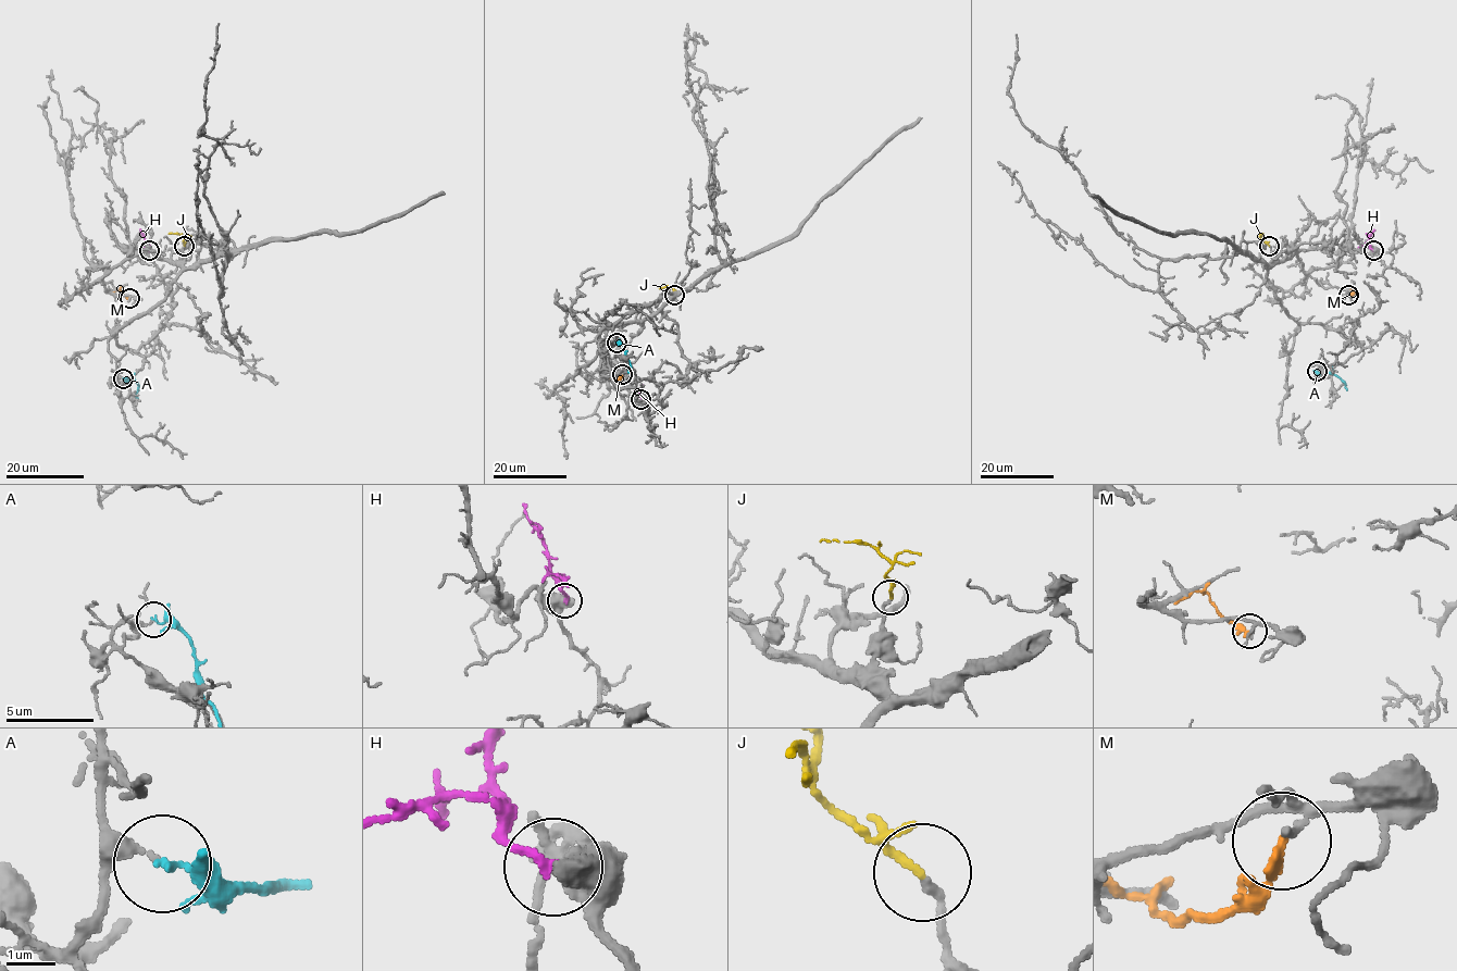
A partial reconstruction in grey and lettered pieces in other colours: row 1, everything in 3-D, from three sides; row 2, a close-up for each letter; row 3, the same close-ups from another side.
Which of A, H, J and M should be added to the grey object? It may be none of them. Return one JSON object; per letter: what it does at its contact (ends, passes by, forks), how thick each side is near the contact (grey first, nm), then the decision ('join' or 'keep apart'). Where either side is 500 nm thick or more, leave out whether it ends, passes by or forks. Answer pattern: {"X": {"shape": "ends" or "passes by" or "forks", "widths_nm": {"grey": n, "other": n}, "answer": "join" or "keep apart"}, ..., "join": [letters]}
{"A": {"shape": "ends", "widths_nm": {"grey": 190, "other": 160}, "answer": "keep apart"}, "H": {"widths_nm": {"grey": 650, "other": 150}, "answer": "keep apart"}, "J": {"shape": "ends", "widths_nm": {"grey": 190, "other": 170}, "answer": "join"}, "M": {"shape": "ends", "widths_nm": {"grey": 100, "other": 200}, "answer": "keep apart"}, "join": ["J"]}

